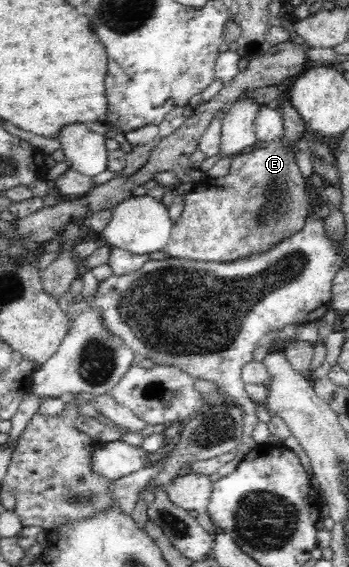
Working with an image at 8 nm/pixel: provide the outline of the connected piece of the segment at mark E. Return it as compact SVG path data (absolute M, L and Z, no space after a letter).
M287 95L277 101L277 112L284 124L279 139L269 143L256 141L253 151L249 149L249 153L237 155L231 161L227 175L207 176L186 194L183 214L163 249L167 257L233 263L249 255L263 254L306 227L314 208L307 191L307 179L295 161L295 153L299 151L295 141L303 137L307 123Z

